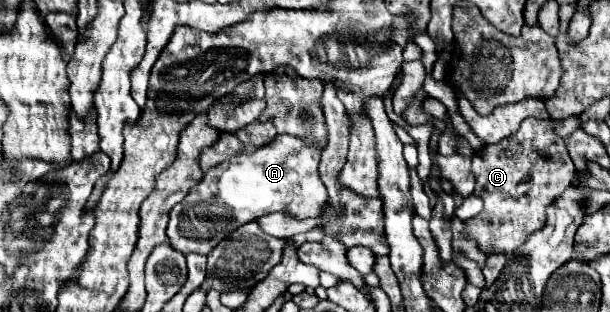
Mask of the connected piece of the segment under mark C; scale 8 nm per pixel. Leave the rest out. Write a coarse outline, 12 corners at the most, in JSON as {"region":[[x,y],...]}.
{"region":[[552,121],[472,157],[480,215],[462,235],[512,255],[576,167]]}

